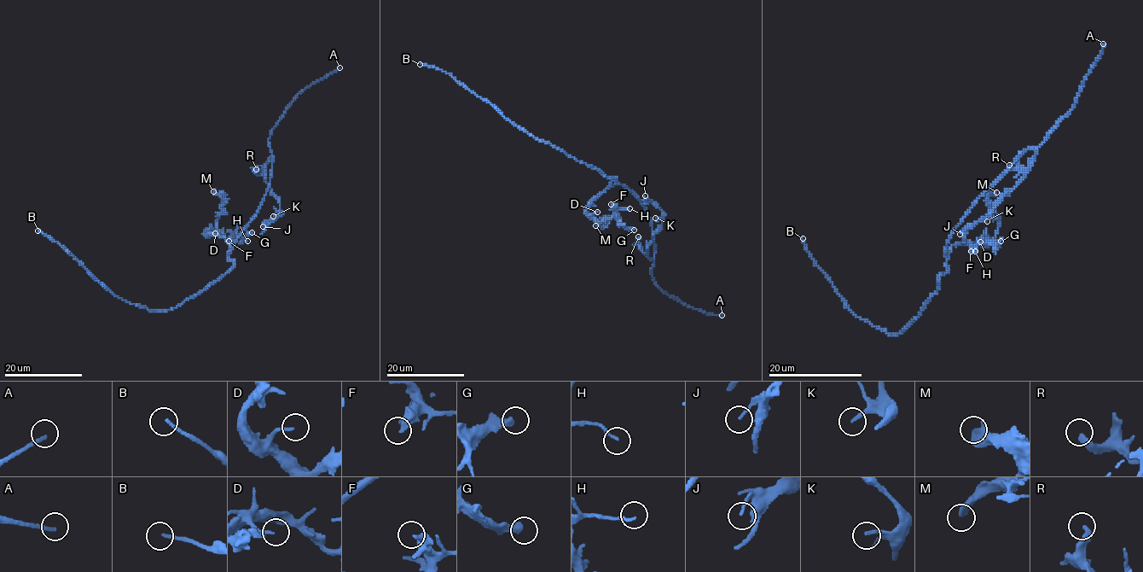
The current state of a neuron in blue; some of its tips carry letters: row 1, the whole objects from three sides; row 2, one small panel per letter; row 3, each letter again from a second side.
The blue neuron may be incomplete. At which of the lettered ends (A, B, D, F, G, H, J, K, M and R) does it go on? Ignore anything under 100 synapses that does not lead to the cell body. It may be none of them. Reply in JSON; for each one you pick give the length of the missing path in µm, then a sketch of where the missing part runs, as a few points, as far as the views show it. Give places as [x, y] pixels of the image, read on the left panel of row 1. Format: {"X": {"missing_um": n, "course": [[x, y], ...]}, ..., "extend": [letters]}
{"A": {"missing_um": 100}, "extend": ["A"]}

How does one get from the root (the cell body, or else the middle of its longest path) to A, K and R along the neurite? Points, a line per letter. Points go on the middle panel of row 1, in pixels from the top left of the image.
A: (610, 183), (627, 188), (642, 202), (648, 216), (653, 238), (652, 280), (686, 306), (722, 315)
K: (610, 183), (623, 185), (642, 202), (652, 229), (650, 258), (647, 245), (661, 228), (655, 218)
R: (610, 183), (623, 185), (642, 202), (652, 223), (652, 258), (641, 249), (638, 236)

